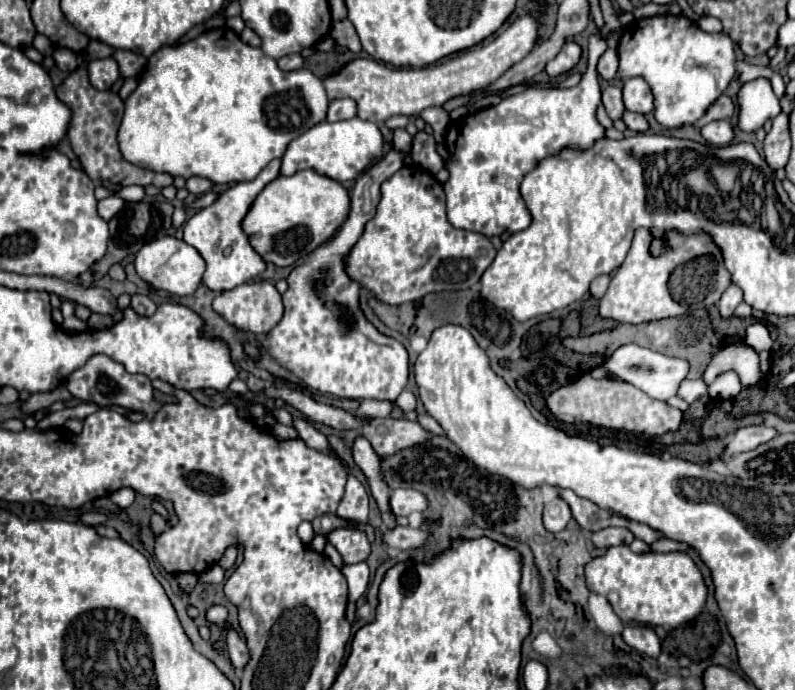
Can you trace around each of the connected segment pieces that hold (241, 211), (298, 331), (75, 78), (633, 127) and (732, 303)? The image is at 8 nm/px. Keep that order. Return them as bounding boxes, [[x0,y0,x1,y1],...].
[[184,159,280,293],[268,149,408,401],[56,69,172,187],[624,111,650,133],[718,285,742,317]]

